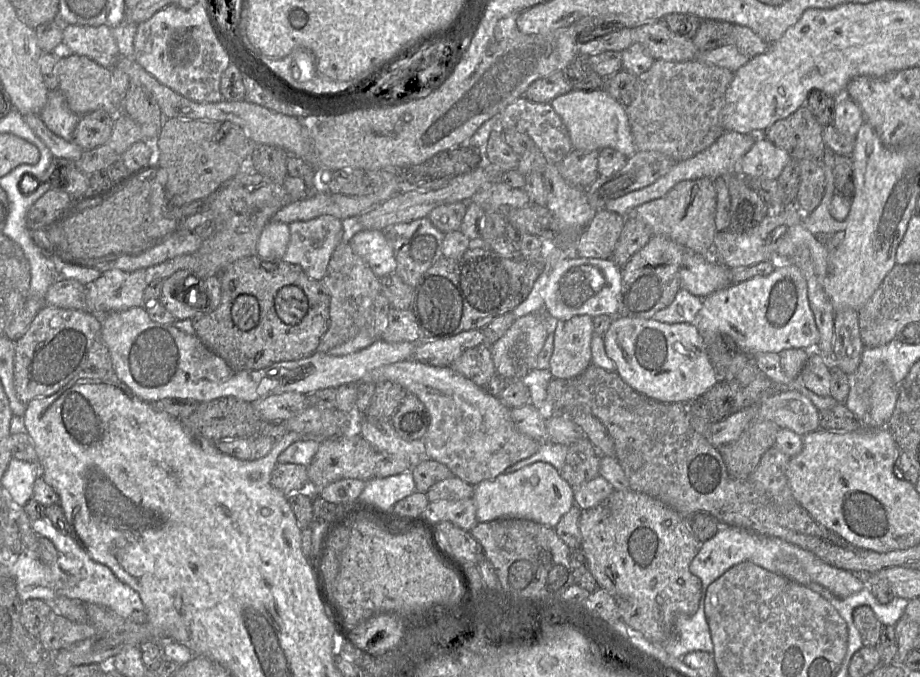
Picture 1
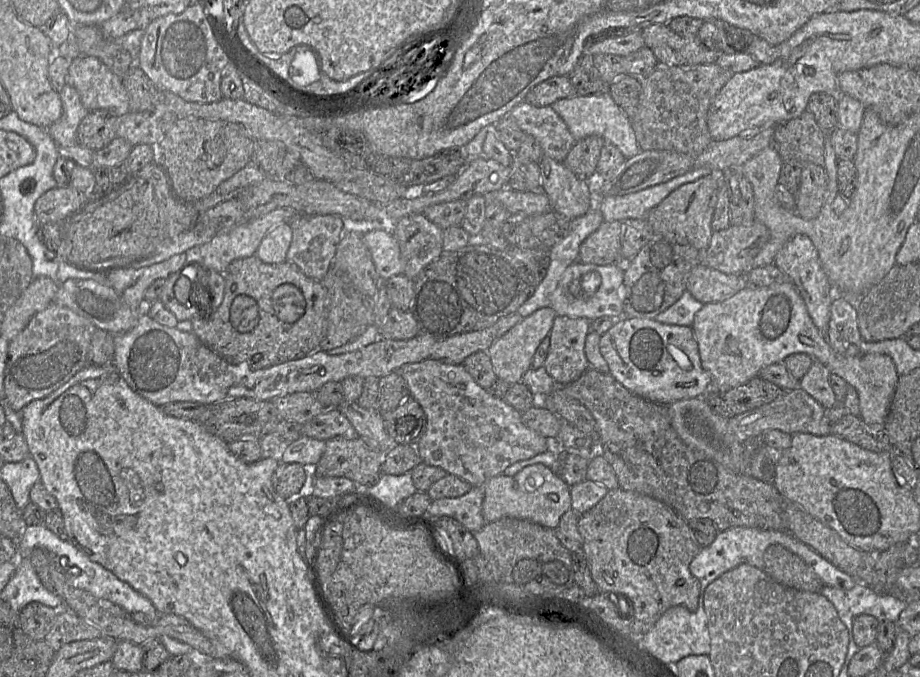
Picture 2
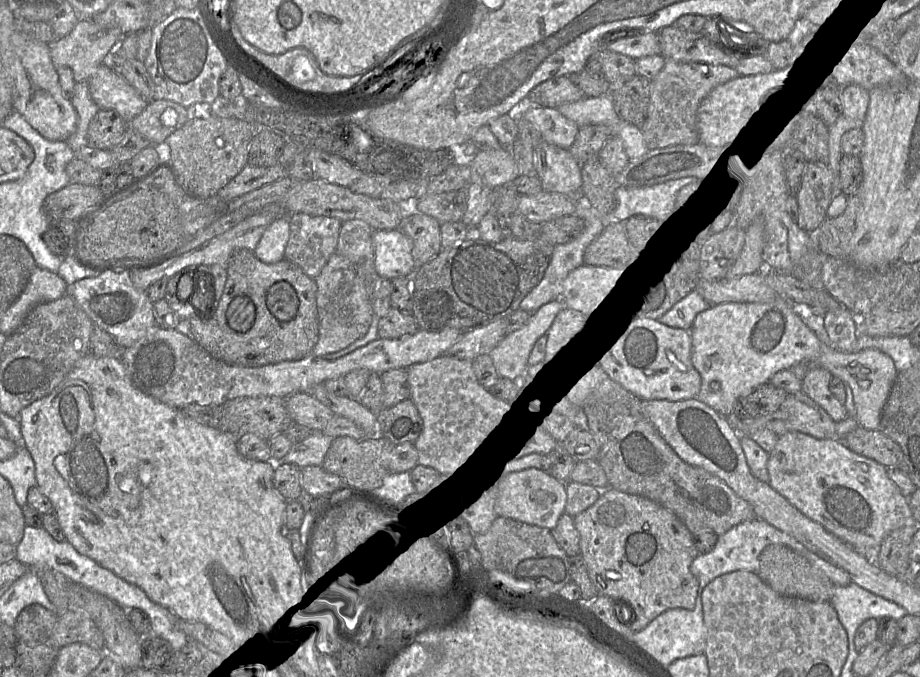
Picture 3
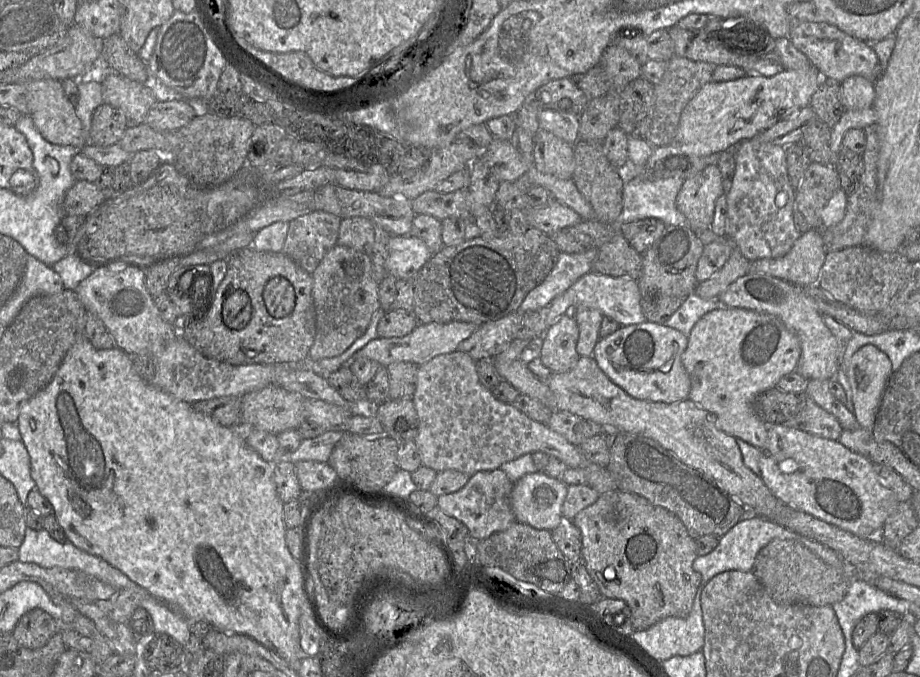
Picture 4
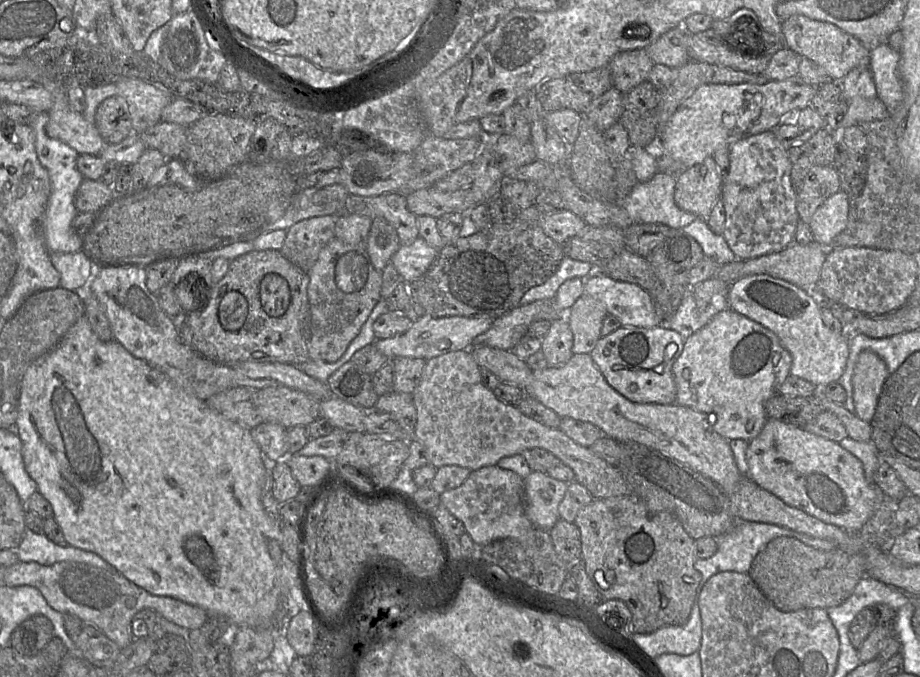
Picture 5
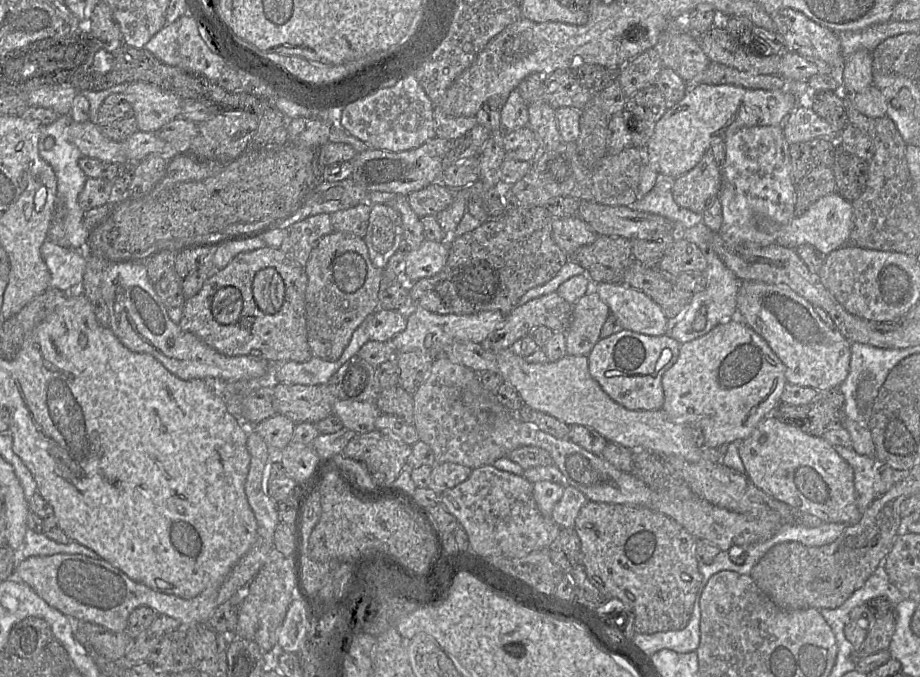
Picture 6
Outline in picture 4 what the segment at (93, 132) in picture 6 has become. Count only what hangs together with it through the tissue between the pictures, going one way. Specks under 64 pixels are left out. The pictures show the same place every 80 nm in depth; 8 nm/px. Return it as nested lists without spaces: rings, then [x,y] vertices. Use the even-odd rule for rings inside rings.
[[[41,79],[25,83],[29,115],[42,137],[56,145],[70,145],[79,151],[86,143],[86,136],[80,119],[76,115],[75,106],[68,100],[62,81]]]

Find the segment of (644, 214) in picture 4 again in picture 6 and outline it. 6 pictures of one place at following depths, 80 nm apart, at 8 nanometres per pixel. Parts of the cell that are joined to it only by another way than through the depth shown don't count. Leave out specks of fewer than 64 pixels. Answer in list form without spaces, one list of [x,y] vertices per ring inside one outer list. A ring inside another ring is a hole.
[[[658,175],[653,189],[644,197],[639,197],[629,207],[642,212],[661,215],[674,222],[674,224],[681,224],[685,228],[703,222],[702,214],[683,208],[674,201],[672,179],[660,175]]]

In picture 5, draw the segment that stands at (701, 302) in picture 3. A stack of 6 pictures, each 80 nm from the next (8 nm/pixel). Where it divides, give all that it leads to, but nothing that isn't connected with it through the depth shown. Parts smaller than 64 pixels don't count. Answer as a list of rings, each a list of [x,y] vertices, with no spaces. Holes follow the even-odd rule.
[[[688,292],[677,310],[671,317],[662,321],[661,326],[678,332],[685,340],[706,325],[713,316],[727,308],[729,308],[727,293],[714,295],[709,305],[702,309],[698,308],[694,296]]]

